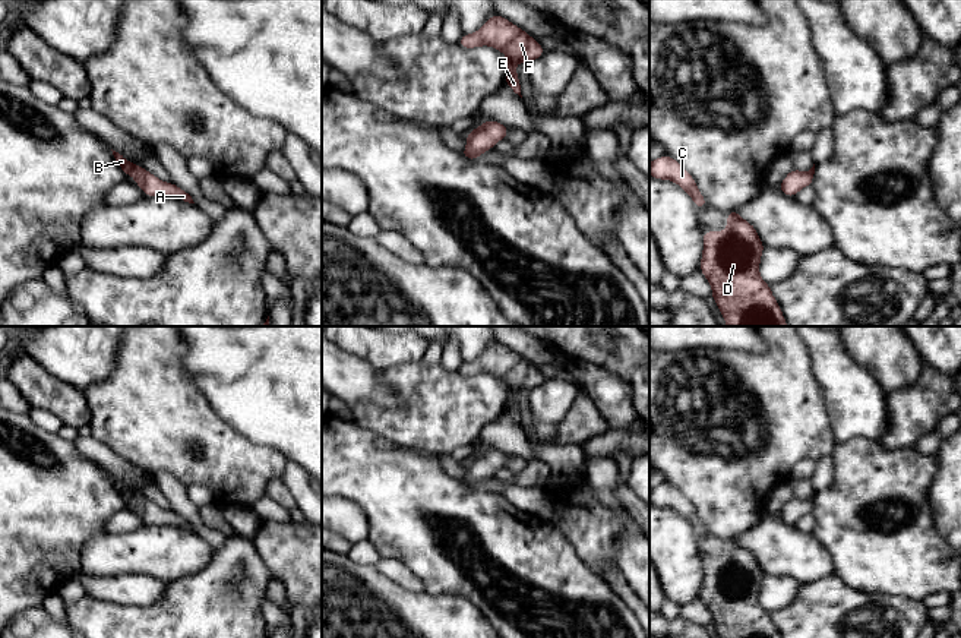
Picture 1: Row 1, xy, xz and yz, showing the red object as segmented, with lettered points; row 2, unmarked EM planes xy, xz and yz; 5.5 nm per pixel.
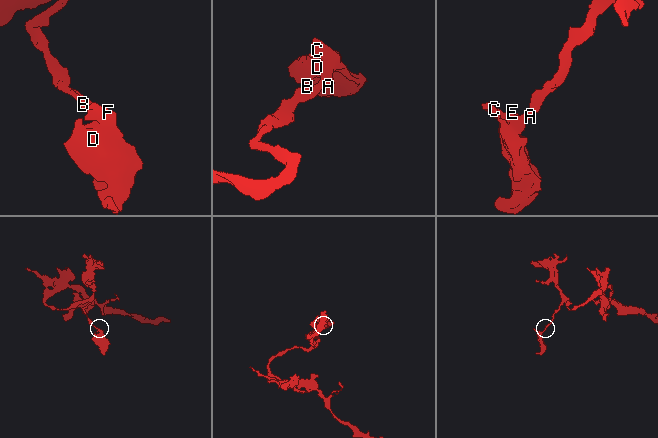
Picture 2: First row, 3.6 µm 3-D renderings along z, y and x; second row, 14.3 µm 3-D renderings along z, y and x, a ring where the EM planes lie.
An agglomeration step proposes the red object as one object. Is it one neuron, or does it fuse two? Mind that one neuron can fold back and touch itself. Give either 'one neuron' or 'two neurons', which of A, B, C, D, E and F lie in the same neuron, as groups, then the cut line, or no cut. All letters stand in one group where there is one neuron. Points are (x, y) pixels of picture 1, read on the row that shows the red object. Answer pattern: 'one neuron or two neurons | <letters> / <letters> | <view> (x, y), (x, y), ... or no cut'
one neuron | A B C D E F | no cut

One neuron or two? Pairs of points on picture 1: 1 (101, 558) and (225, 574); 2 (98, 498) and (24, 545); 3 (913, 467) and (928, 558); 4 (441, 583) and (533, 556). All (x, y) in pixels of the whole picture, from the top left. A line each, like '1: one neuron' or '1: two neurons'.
1: two neurons
2: one neuron
3: one neuron
4: one neuron

